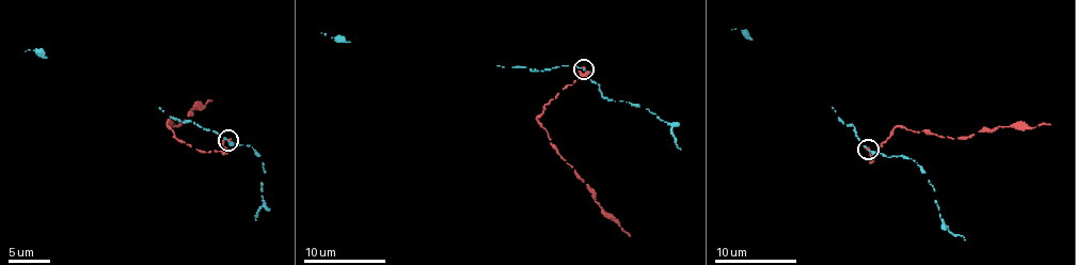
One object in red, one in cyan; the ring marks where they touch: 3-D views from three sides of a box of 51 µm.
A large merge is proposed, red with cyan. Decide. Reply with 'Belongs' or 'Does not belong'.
Does not belong

